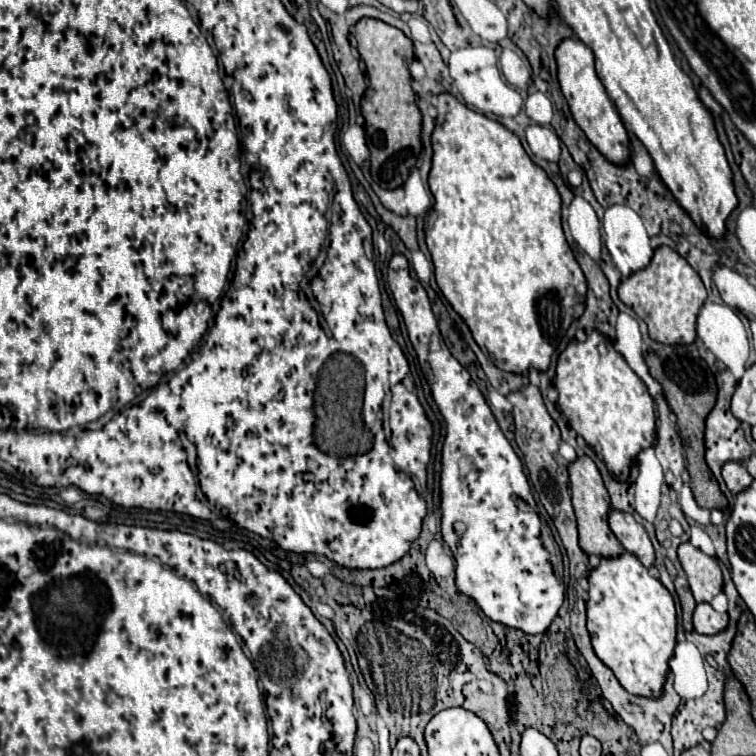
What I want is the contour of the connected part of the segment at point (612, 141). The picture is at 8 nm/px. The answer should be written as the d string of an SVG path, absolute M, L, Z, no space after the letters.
M565 39L557 47L555 57L557 57L557 67L559 67L561 91L569 103L575 123L583 129L587 139L605 155L605 159L611 159L611 163L631 163L633 151L631 151L629 135L621 123L621 117L619 117L615 105L611 103L611 99L607 95L607 89L603 87L603 83L595 71L593 51L581 41Z

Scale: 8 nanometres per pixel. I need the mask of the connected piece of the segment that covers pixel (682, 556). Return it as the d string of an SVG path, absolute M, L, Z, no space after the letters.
M681 543L677 555L683 565L683 571L687 573L687 581L695 601L711 601L723 587L723 577L717 559L705 555L691 543Z

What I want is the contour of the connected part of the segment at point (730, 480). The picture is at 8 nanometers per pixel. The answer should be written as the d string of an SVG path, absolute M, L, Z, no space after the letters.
M735 461L723 463L721 475L723 475L723 481L725 481L725 485L729 487L731 493L739 493L741 489L749 487L749 483L753 481L751 475L747 473L745 465L743 463L735 463Z

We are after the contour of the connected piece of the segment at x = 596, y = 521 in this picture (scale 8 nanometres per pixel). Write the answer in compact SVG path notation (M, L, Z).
M579 455L571 465L569 465L569 481L571 481L571 501L577 517L577 529L579 529L579 545L587 555L597 555L597 557L615 557L623 553L623 545L615 539L607 525L607 515L611 511L609 507L609 495L603 485L603 479L599 475L597 465L593 463L591 457Z

